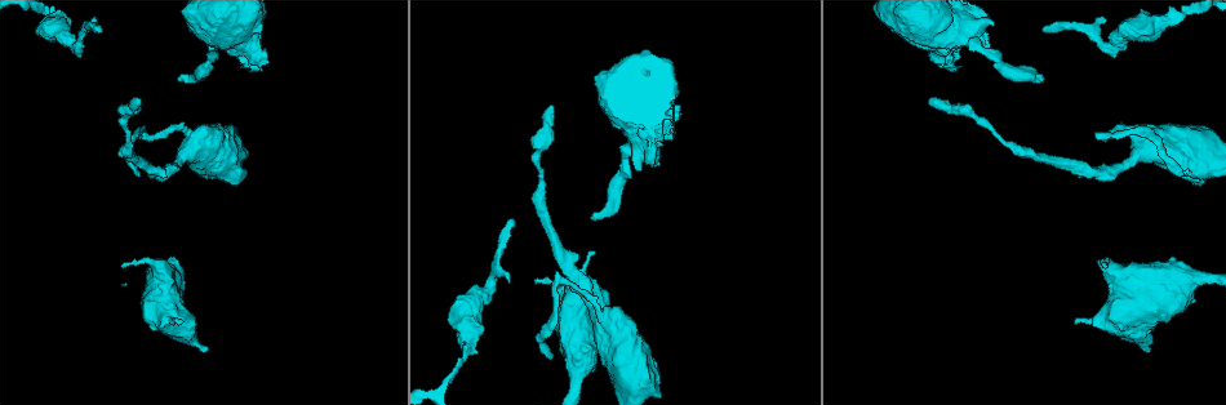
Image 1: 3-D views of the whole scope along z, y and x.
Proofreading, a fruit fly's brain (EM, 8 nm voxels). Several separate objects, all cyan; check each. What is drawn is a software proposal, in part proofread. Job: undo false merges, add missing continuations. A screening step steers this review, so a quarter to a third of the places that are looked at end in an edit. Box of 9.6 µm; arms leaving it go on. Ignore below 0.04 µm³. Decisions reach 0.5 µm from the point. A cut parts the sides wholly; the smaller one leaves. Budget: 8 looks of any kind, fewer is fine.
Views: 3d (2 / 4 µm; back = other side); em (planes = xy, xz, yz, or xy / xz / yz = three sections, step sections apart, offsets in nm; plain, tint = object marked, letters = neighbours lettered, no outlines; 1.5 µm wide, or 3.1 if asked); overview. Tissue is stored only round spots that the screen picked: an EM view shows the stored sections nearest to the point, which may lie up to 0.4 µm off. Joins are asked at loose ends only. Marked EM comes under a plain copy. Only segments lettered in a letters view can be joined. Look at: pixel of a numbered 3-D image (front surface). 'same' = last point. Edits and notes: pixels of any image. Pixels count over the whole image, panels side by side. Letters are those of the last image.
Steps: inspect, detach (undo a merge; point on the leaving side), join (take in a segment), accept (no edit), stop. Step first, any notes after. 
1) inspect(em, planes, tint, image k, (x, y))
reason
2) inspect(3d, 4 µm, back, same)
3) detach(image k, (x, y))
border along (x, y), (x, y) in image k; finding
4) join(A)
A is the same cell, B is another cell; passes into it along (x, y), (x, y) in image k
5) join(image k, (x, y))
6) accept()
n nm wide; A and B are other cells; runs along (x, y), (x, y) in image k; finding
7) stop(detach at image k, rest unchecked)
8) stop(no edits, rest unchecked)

inspect(3d, 2 µm, image 1, (97, 28))
branch stops here

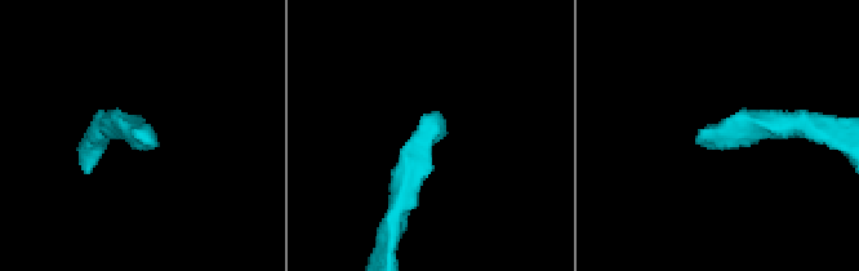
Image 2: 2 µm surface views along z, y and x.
inspect(em, xy, step 8, letters, image 2, (436, 112))

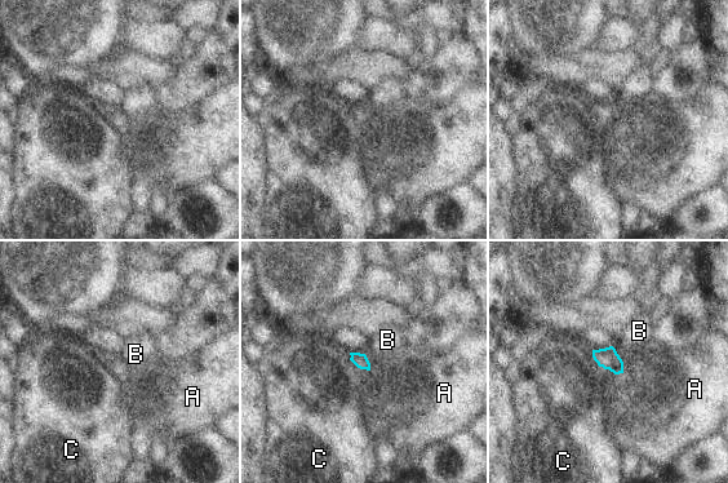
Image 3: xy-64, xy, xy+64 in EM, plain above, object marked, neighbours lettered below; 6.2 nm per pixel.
accept()
A, B and C are other cells; border along (364, 354), (371, 369) in image 3; none of them fits

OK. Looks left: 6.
inspect(em, planes, letters, image 1, (602, 311))
thick turns thin

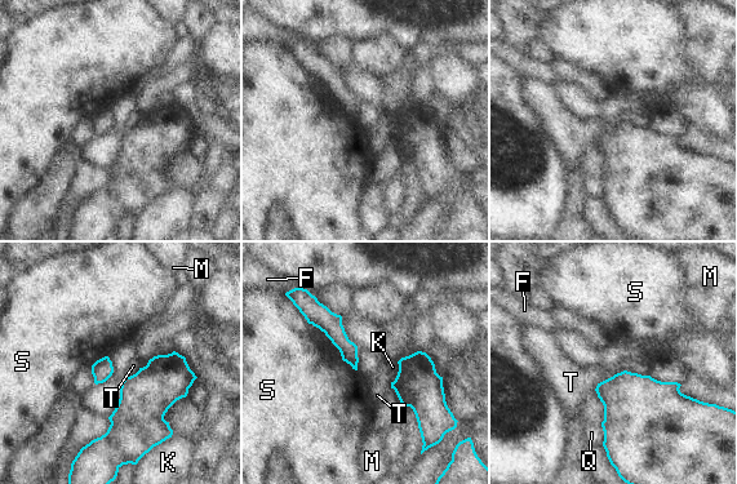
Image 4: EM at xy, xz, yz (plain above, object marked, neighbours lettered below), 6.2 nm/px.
accept()
T touches over 360 nm; F, K, M, Q, S and T are other cells; continuous, no second cell

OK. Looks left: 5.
inspect(3d, 4 µm, image 1, (141, 103))
free end

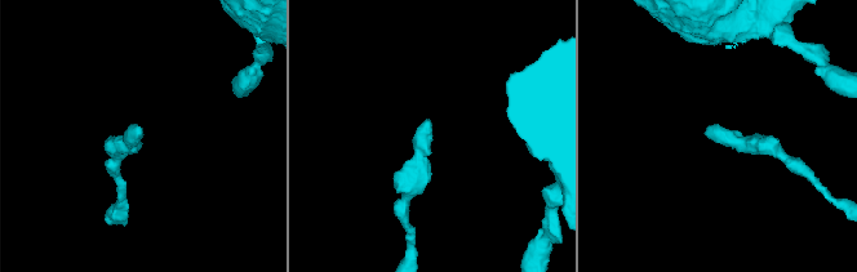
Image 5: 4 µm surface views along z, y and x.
inspect(em, planes, letters, image 5, (709, 133))

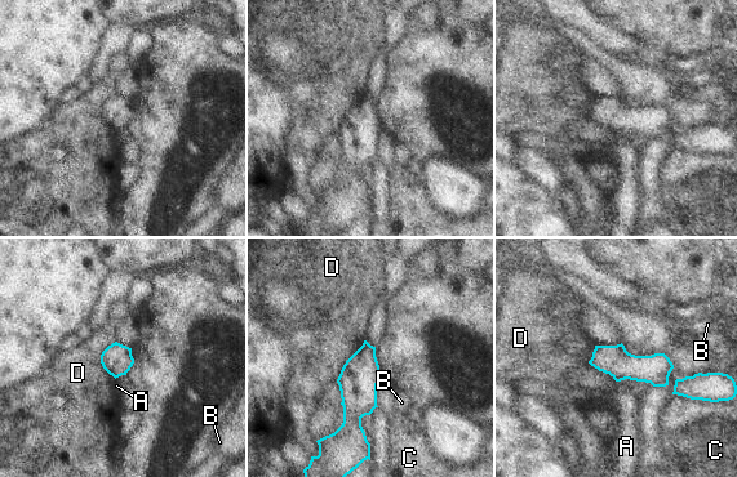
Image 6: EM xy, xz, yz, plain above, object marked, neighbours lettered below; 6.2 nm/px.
accept()
180 nm wide; A, B, C and D are other cells; border along (115, 340), (101, 355), (115, 379) in image 6; no lettered segment goes on from it

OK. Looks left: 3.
stop(no edits, rest unchecked)

